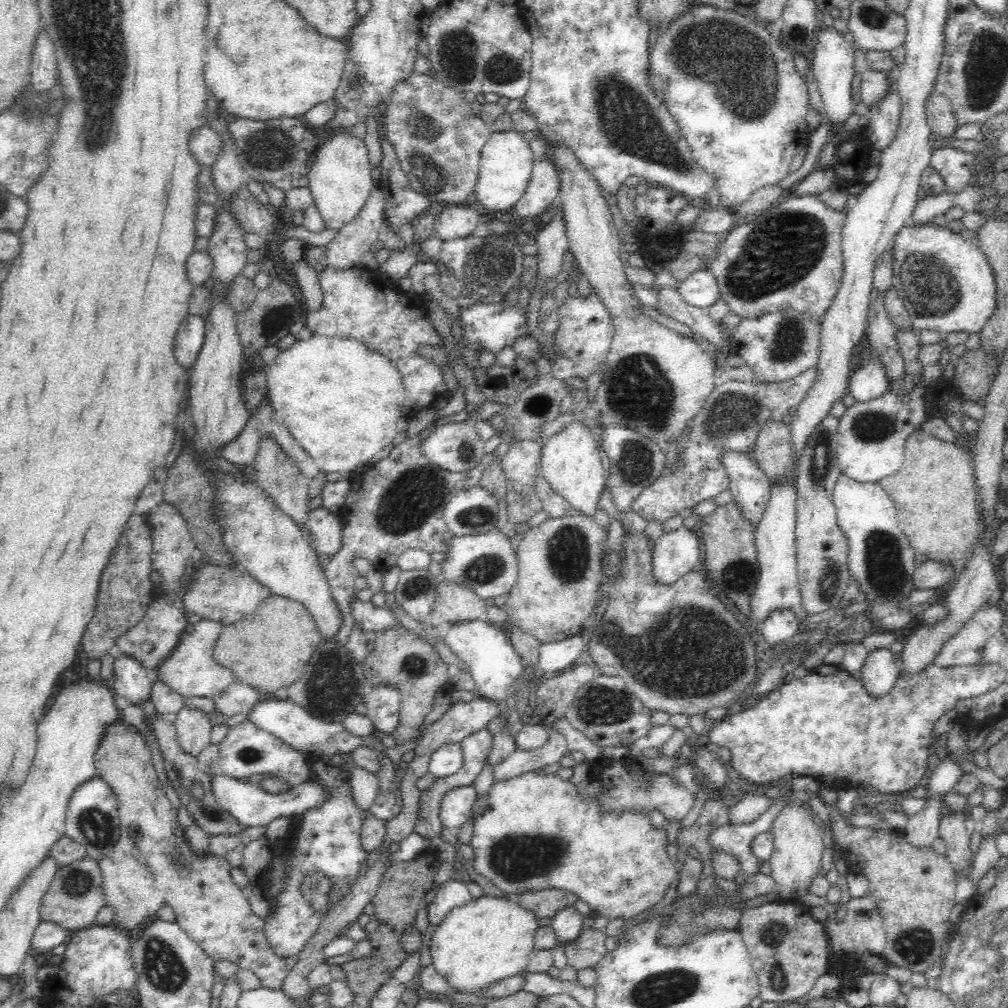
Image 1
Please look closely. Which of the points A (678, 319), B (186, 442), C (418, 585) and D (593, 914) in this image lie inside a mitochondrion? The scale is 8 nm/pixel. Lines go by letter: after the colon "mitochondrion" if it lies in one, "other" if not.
A: other
B: other
C: mitochondrion
D: other

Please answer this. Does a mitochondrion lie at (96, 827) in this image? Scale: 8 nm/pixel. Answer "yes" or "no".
yes

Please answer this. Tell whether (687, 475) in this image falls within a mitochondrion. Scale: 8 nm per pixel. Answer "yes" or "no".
no

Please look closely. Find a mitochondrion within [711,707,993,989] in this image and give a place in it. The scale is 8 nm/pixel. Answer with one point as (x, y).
(912, 945)

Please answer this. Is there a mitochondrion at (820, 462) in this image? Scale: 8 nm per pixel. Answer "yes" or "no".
yes

